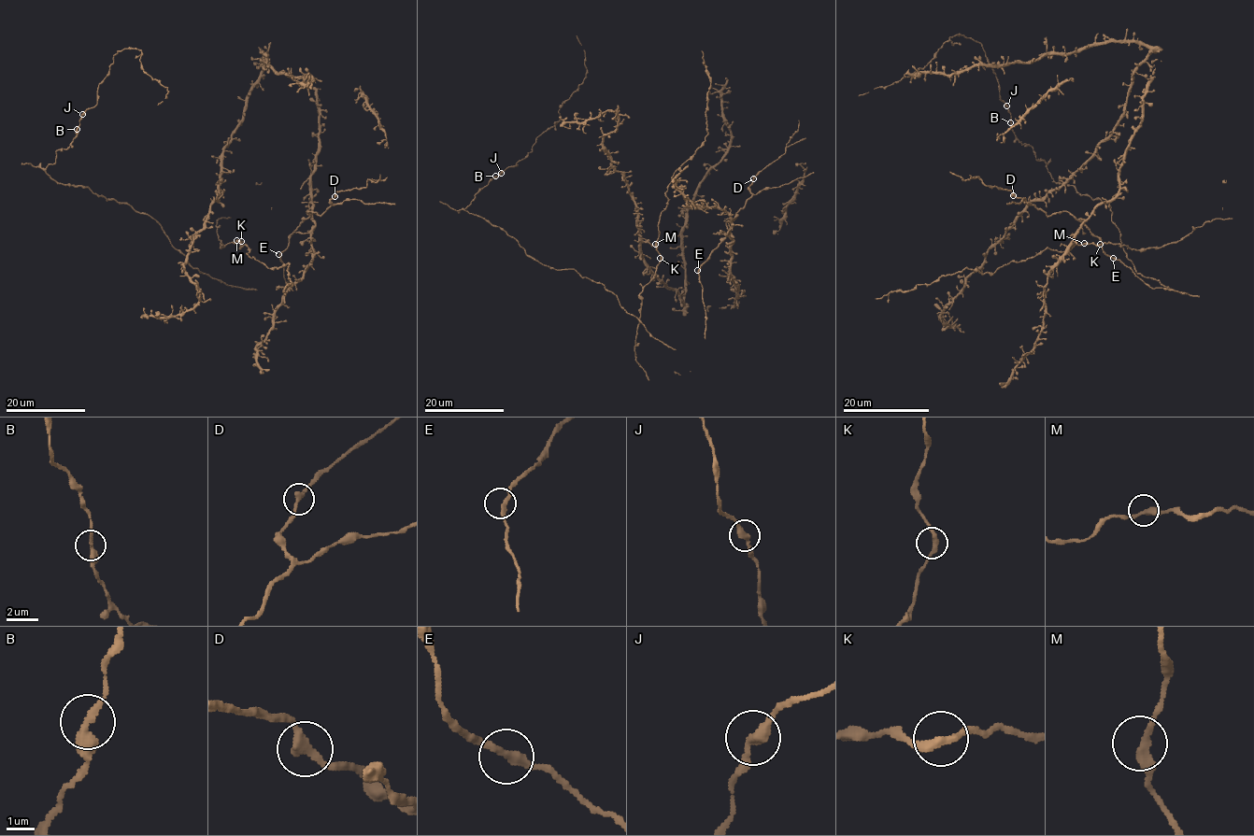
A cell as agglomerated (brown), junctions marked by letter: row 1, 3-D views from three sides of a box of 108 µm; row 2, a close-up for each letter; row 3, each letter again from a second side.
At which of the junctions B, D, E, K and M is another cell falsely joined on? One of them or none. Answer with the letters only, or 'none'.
none

